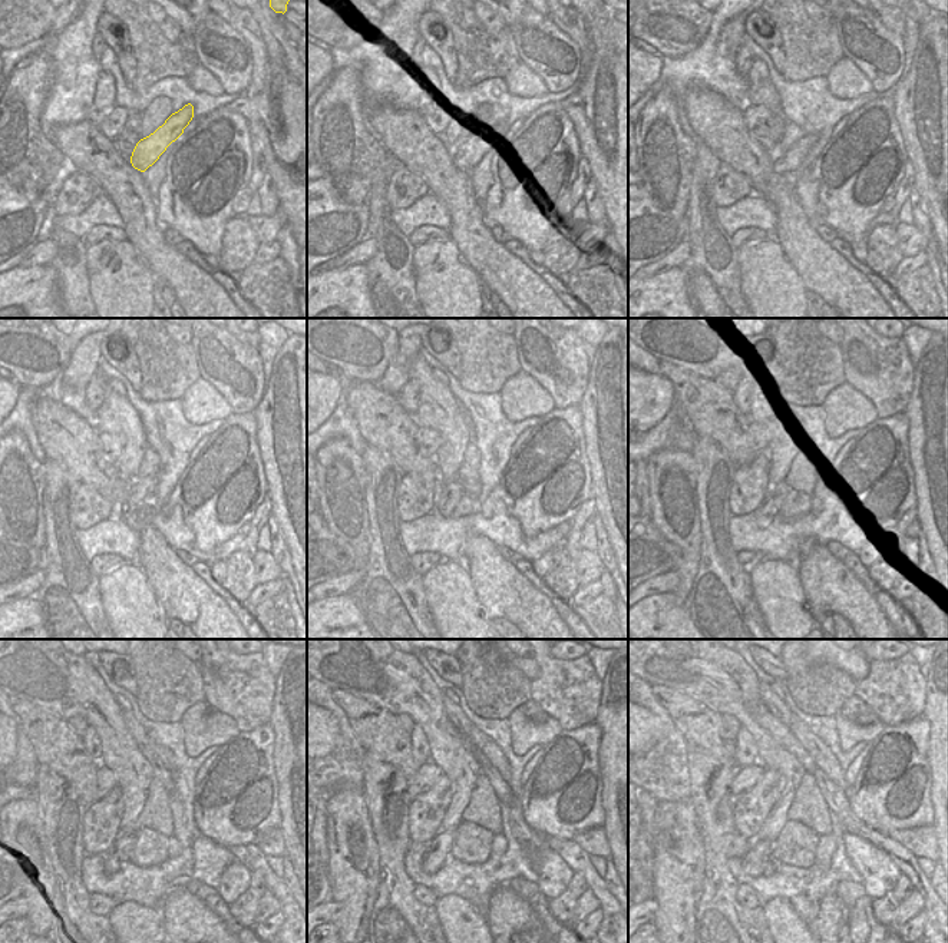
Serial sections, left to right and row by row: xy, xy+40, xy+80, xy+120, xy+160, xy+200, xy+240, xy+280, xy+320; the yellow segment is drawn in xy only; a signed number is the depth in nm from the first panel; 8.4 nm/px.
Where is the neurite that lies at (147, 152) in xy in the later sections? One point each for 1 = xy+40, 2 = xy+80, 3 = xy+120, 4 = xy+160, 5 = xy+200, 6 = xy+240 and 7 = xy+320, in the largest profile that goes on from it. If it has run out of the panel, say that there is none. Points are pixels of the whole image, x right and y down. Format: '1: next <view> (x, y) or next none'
1: next xy+40 (469, 154)
2: next xy+80 (789, 162)
3: next xy+120 (141, 489)
4: next xy+160 (446, 495)
5: next xy+200 (773, 499)
6: next xy+240 (121, 849)
7: next xy+320 (753, 863)

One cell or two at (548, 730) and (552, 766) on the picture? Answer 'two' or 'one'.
two

